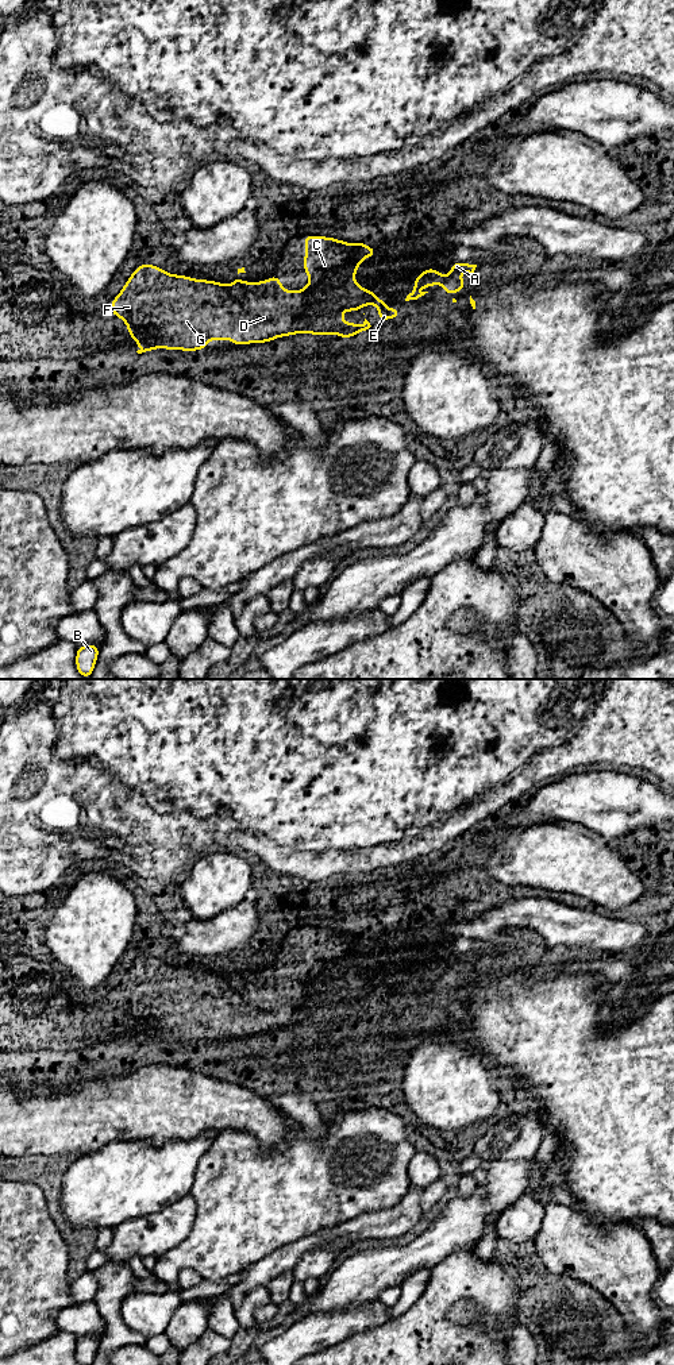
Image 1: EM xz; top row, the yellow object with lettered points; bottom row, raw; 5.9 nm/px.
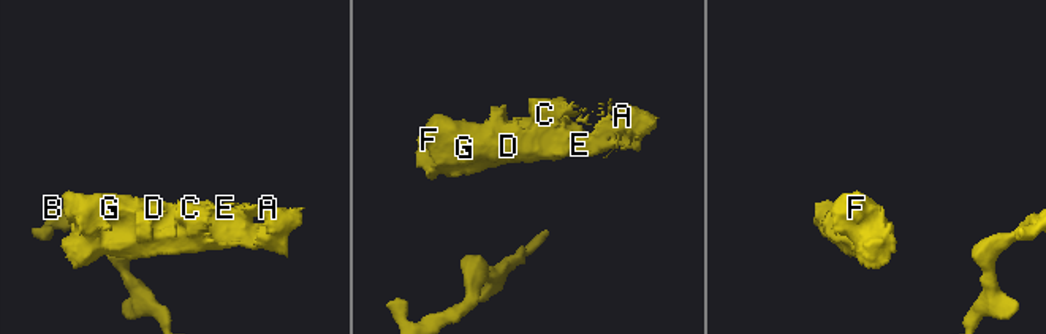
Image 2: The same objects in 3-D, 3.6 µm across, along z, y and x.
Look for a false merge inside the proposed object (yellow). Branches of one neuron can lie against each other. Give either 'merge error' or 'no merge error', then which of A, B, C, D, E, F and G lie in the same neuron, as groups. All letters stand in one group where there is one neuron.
merge error | A B / C D E F G

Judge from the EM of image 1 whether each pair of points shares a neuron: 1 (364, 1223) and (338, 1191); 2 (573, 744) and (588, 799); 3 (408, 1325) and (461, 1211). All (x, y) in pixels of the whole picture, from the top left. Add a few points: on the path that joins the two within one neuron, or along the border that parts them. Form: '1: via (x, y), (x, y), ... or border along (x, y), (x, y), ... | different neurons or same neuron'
1: border along (389, 1207), (381, 1211), (364, 1213), (328, 1227) | different neurons
2: border along (572, 772), (563, 777) | different neurons
3: border along (465, 1249), (451, 1252), (428, 1269) | different neurons

